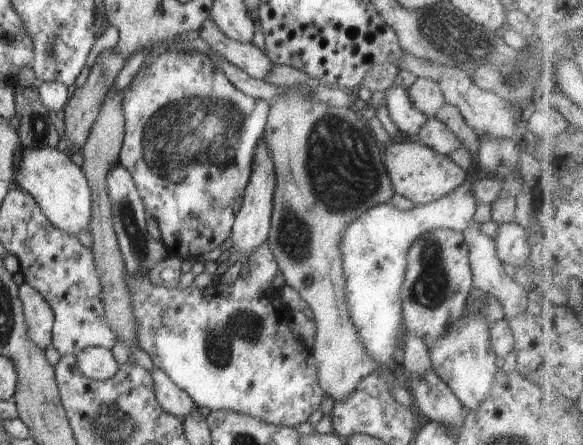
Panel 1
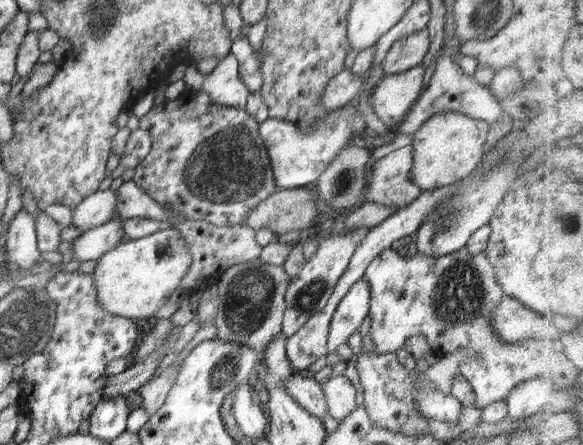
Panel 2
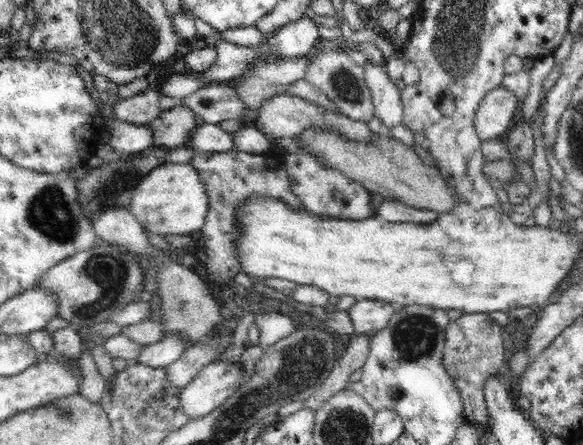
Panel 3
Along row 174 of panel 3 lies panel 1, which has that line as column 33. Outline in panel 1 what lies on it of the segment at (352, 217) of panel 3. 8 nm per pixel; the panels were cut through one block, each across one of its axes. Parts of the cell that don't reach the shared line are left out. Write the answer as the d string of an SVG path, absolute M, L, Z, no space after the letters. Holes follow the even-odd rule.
M26 283L19 286L19 299L22 303L25 323L28 325L28 338L40 350L45 351L52 340L55 319L52 307L35 288Z

